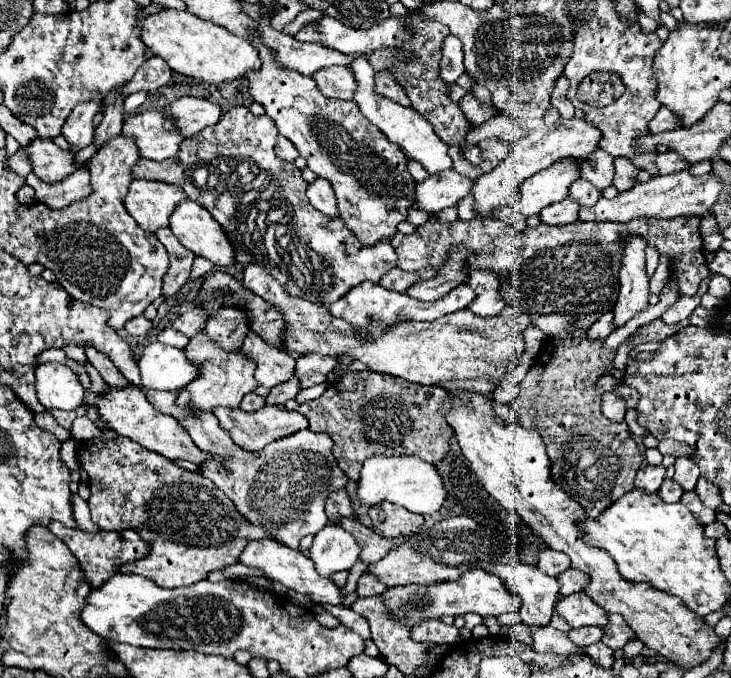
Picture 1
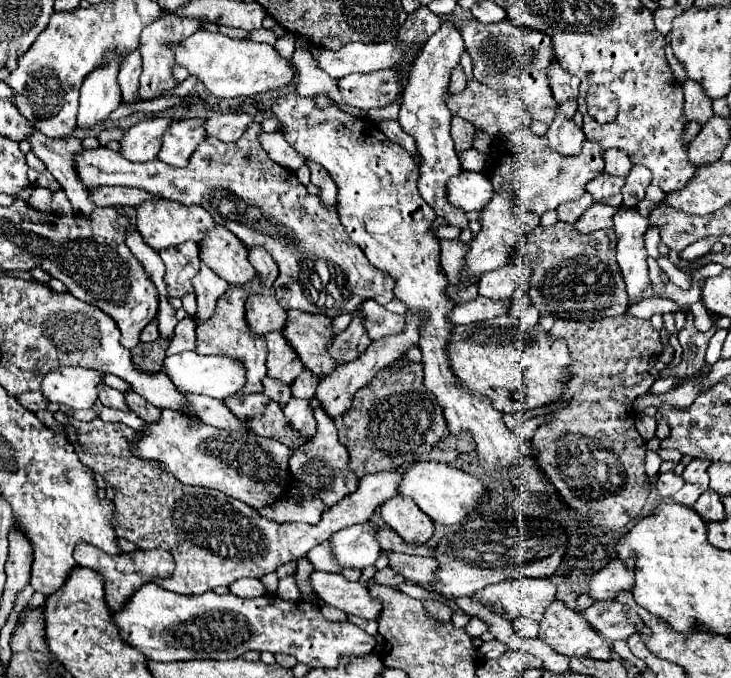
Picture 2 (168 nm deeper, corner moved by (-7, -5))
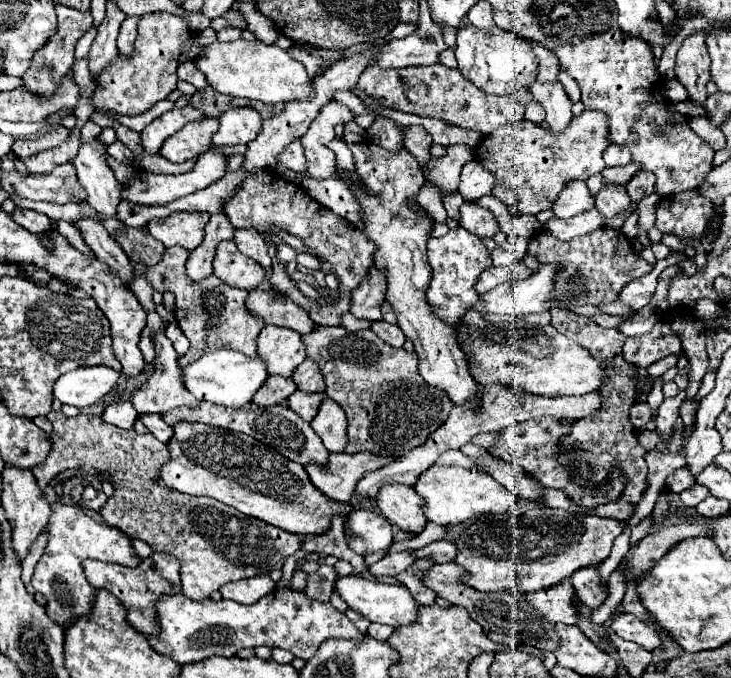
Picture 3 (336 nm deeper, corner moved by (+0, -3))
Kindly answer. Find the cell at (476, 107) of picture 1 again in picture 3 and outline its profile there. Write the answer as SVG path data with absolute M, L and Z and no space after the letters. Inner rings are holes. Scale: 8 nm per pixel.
M441 63L429 67L405 67L405 69L377 69L367 67L355 85L361 93L369 95L381 107L415 113L421 117L437 117L453 125L461 125L483 135L499 129L505 123L517 123L523 119L523 105L505 95L485 95L479 87L475 87L469 79L461 75L459 69L445 67Z

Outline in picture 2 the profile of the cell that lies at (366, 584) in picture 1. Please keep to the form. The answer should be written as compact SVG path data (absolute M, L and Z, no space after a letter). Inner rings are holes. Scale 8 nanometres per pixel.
M386 567L386 569L380 569L374 577L378 583L382 585L390 585L390 587L396 587L398 583L404 581L404 577L400 577L400 573L396 573L392 567Z

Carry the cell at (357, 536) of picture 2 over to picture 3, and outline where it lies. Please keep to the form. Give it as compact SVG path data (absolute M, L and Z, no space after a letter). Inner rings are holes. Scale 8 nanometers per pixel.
M355 509L347 517L345 539L349 549L363 557L375 551L385 551L393 541L391 523L371 509Z

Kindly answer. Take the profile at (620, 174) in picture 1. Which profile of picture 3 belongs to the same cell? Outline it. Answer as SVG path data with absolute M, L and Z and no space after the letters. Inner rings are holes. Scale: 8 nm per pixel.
M639 171L625 185L625 189L627 189L631 201L639 203L643 197L647 197L647 195L653 193L653 183L655 183L655 179L653 179L653 175L649 175L649 171Z

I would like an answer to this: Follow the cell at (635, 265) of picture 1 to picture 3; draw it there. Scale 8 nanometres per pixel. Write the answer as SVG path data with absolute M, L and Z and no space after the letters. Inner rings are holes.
M603 187L595 199L595 207L603 217L611 219L621 213L627 213L631 209L631 199L625 191L625 187Z

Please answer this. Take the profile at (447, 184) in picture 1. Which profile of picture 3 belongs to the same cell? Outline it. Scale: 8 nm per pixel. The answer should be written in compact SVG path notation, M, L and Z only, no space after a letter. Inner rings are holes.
M475 159L465 163L463 171L461 171L461 183L457 187L459 195L465 199L465 201L477 201L479 197L483 195L489 195L491 189L493 189L495 181L493 181L493 175L489 171L485 171Z

